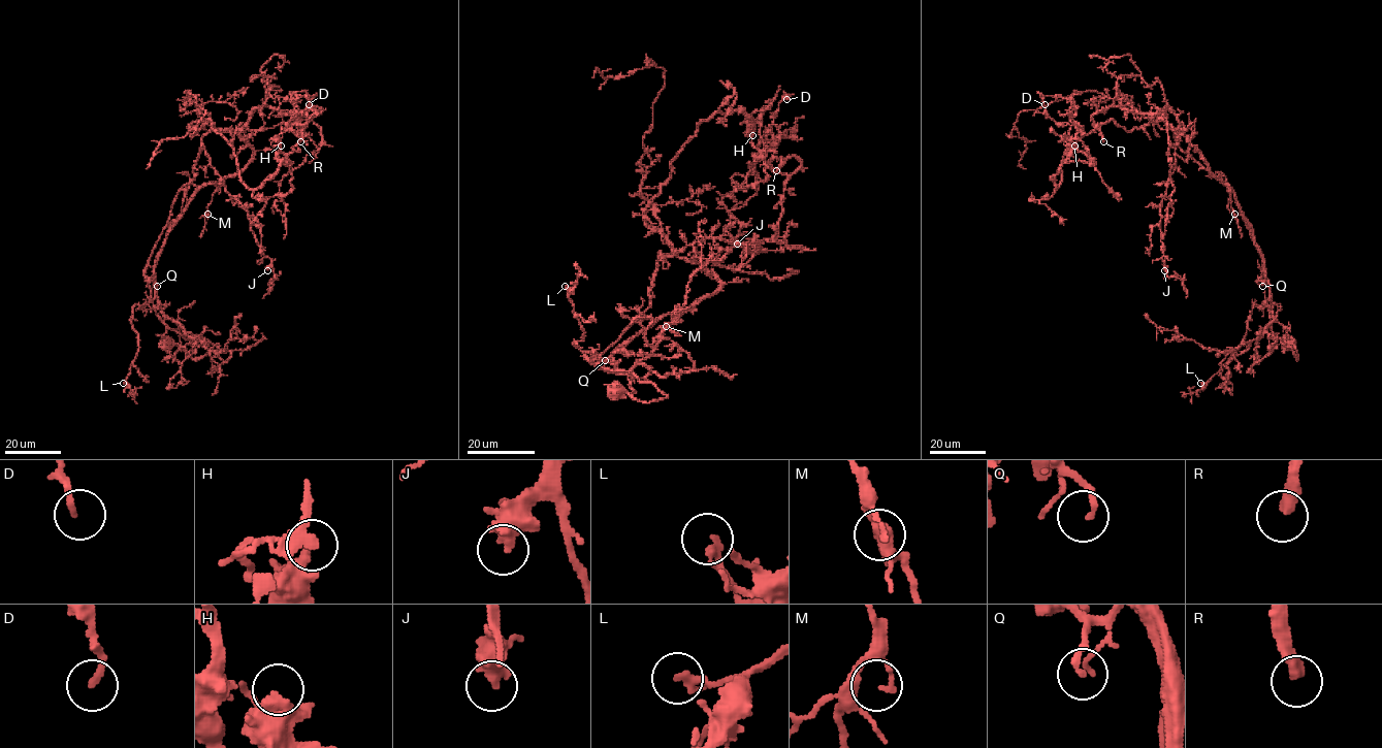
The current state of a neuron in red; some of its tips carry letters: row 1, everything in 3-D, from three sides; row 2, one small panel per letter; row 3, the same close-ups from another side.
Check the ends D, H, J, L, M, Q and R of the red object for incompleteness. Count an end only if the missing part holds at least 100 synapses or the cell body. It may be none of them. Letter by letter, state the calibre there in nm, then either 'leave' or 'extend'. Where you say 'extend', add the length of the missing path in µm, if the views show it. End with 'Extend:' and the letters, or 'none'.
D: 160 nm thick; leave
H: 440 nm thick; leave
J: 440 nm thick; leave
L: 200 nm thick; leave
M: 100 nm thick; leave
Q: 160 nm thick; leave
R: 340 nm thick; extend; about 60 µm are missing
Extend: R

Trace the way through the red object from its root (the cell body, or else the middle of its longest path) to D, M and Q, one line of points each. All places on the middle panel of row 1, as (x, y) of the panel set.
D: (612, 392), (667, 396), (589, 361), (649, 306), (673, 158), (736, 110), (765, 153), (786, 99)
M: (612, 392), (645, 402), (667, 396), (632, 374), (603, 366), (629, 338), (674, 315), (666, 326)
Q: (612, 392), (628, 392), (645, 402), (667, 396), (632, 374), (606, 369), (603, 366), (605, 360)

